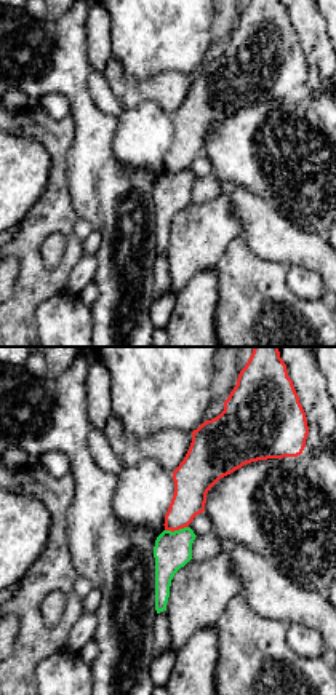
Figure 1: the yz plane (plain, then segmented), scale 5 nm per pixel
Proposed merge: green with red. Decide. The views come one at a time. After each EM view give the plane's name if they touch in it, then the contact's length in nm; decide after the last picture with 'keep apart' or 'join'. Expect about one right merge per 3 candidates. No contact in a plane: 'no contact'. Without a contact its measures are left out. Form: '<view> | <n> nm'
yz | 120 nm

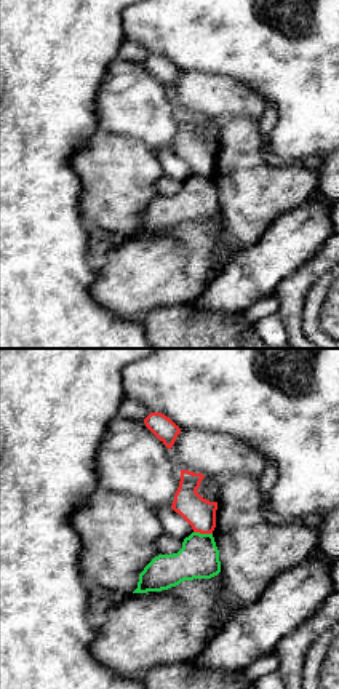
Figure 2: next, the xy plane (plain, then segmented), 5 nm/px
xy | 100 nm

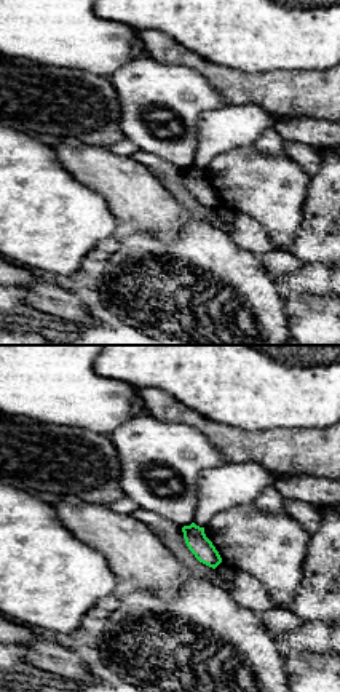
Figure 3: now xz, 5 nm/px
no contact

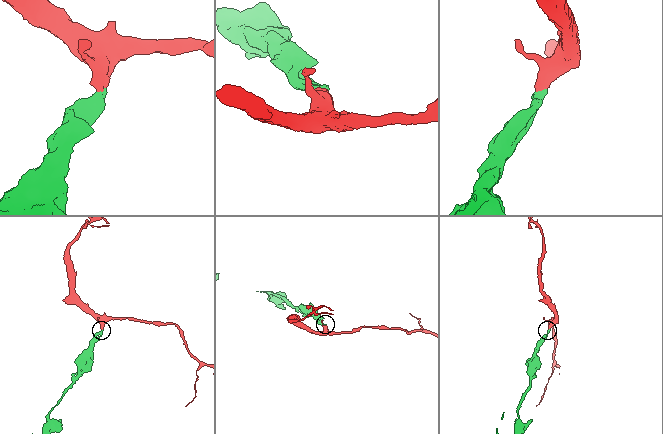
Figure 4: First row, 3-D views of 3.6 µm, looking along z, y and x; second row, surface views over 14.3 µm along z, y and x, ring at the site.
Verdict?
keep apart

